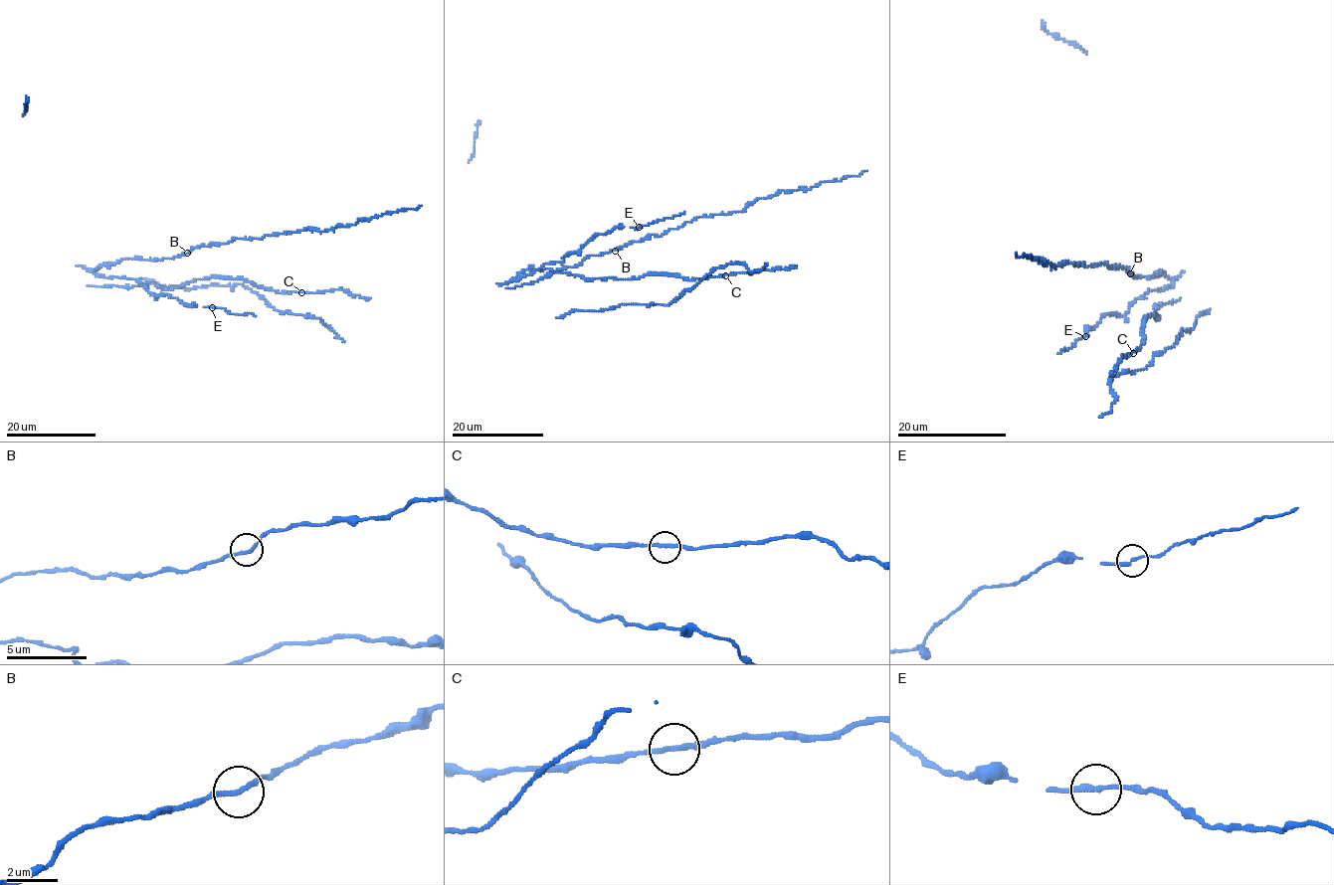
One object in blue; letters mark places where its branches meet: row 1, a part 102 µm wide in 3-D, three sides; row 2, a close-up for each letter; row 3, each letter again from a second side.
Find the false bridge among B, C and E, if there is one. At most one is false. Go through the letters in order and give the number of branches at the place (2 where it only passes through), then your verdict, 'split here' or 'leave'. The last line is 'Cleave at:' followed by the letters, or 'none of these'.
B: 2 | leave
C: 2 | leave
E: 2 | leave
Cleave at: none of these

